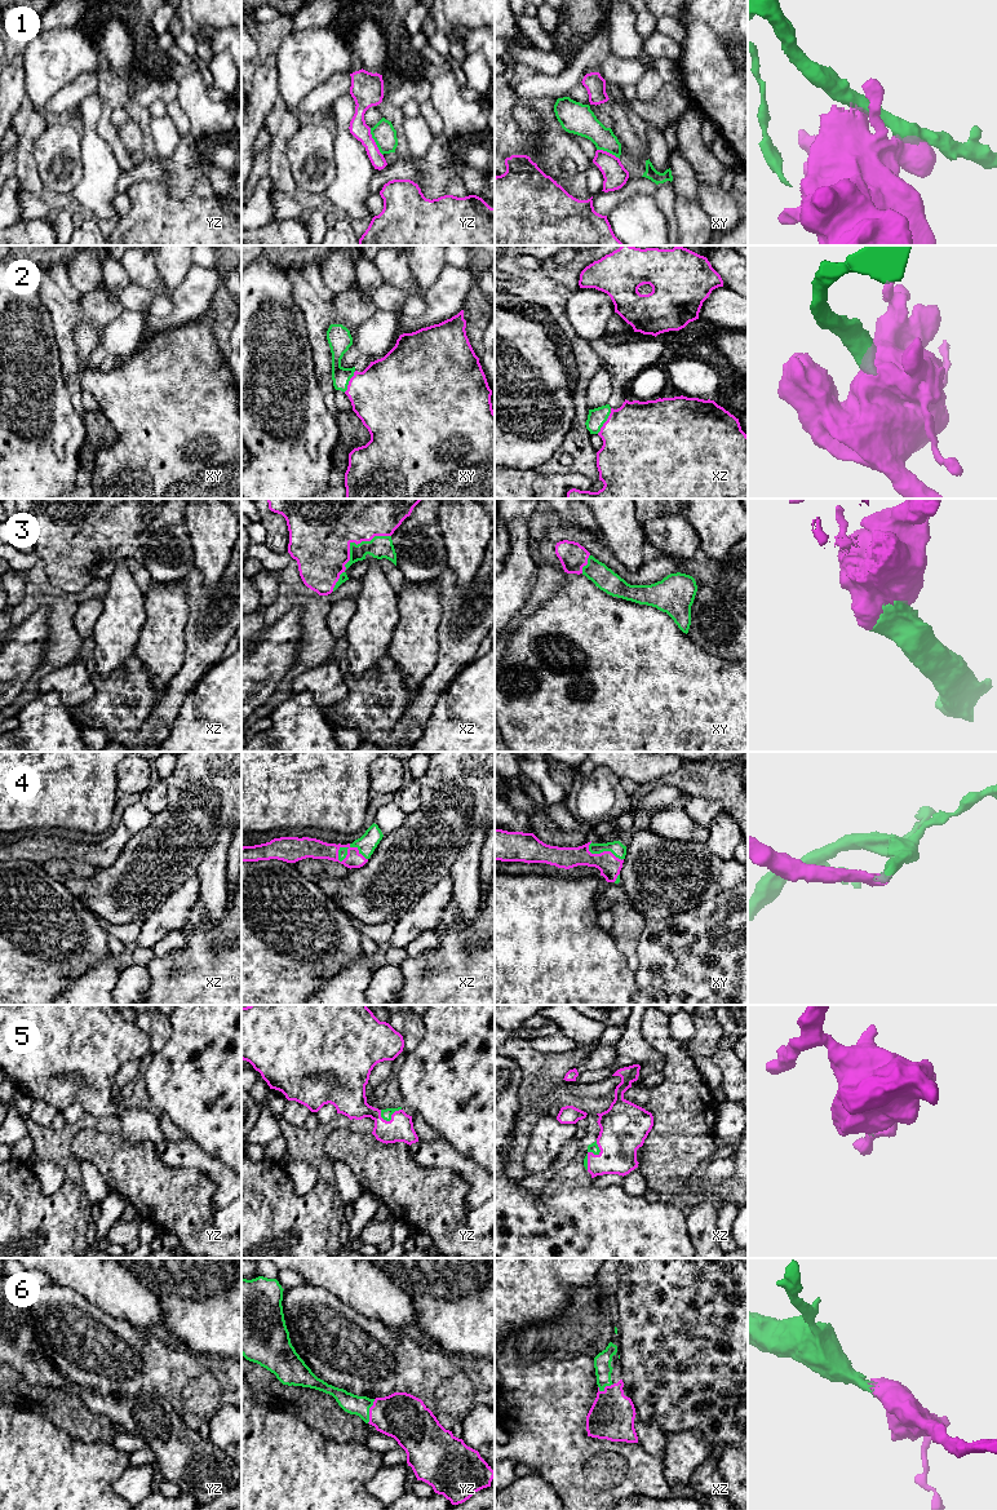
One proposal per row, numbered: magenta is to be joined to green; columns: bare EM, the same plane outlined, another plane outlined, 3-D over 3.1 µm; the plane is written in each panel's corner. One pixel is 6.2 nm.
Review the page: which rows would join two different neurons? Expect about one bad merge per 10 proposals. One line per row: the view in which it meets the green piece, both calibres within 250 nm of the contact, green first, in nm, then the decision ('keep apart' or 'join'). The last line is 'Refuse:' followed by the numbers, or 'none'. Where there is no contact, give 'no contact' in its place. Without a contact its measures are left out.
1: yz | 140/110 nm | keep apart
2: xz | 110/480 nm | join
3: xz | 140/460 nm | join
4: xz | 60/120 nm | join
5: xz | 60/280 nm | join
6: yz | 120/300 nm | join
Refuse: 1

